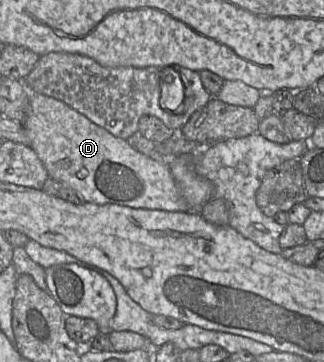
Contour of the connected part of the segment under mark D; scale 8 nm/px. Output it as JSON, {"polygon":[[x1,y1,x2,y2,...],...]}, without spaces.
{"polygon":[[30,93,28,113,22,125,29,136,30,147,37,153,49,176,74,189,84,202,165,211,189,211,167,162,158,162,139,152,126,139,114,136,66,103,41,93]]}

